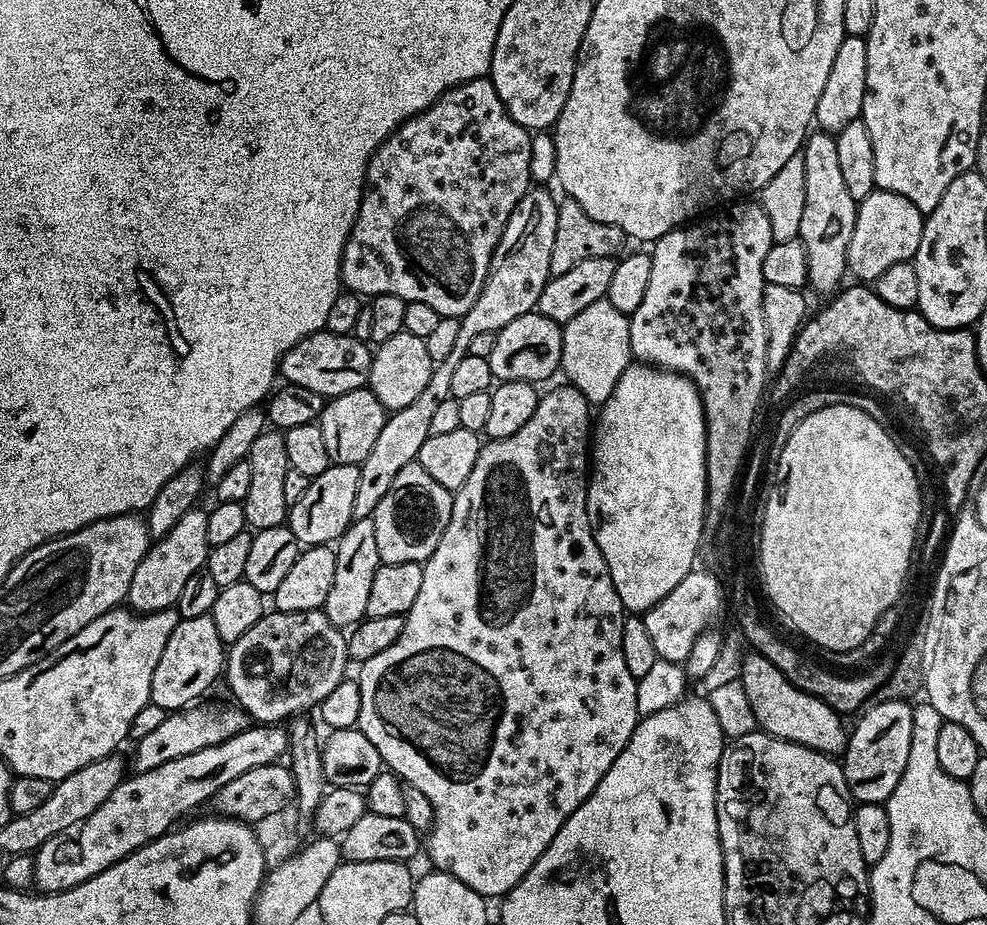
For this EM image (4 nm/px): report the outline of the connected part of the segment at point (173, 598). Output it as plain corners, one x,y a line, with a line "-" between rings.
195,506
182,514
182,518
174,523
174,528
157,539
142,562
138,562
138,570
134,570
134,578
130,578
130,590
126,597
127,607
131,611
143,614
176,606
189,577
207,565
210,549
206,534
208,512
201,508

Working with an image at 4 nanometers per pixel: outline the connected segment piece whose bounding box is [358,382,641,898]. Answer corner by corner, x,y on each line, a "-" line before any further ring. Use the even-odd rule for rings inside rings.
567,382
561,383
561,385
561,388
552,388
548,393
543,393
540,396
534,414
530,414
530,422
526,422
526,426
522,426
522,430
510,434
510,438
488,440
481,447
478,462
474,462
474,470
470,470
470,478
466,478
462,487
455,489
452,498
452,517
438,542
438,546
434,546
434,554
430,554
430,558
423,561
422,586
414,606
410,606
408,615
404,617
402,634
398,634
394,646
386,646
386,650
382,650
382,654
374,654
374,658
363,661
361,668
364,669
358,673
360,689
362,690
362,710
358,721
360,732
366,734
366,738
370,738
370,742
374,742
374,750
378,750
381,761
391,771
395,772
403,783
418,786
418,790
422,790
422,794
426,794
426,798
430,798
432,827
426,833
426,856
428,852
429,858
432,859
431,867
437,872
445,872
454,878
458,878
458,882
466,882
466,886
470,886
470,890
474,890
479,896
485,898
503,897
532,869
534,862
538,862
538,858
544,853
546,846
550,846
554,834
558,834
558,830
564,825
566,818
570,818
570,814
574,814
574,810
578,810
578,806
582,806
582,802
598,786
598,782
604,777
606,770
610,770
614,758
618,758
618,754
626,746
630,734
634,734
636,725
641,719
638,710
638,694
636,693
637,677
634,672
632,676
631,670
628,669
628,660
624,657
624,616
626,617
626,610
614,590
610,570
606,566
606,558
602,558
602,550
598,550
598,542
594,542
594,534
588,521
590,429
594,424
594,416
593,413
588,413
590,411
588,400
577,388
572,387

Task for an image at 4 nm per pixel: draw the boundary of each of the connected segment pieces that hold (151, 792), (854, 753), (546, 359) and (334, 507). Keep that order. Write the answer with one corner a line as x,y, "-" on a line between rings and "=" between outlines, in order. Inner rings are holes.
253,726
234,734
234,738
226,738
226,742
194,750
194,754
182,754
182,758
162,762
162,766
154,766
154,770
129,775
90,818
80,823
74,834
55,836
36,849
36,869
32,875
35,887
40,887
37,889
41,893
61,892
94,878
94,874
102,874
102,870
114,866
134,850
163,836
199,804
207,800
209,803
216,792
222,790
226,782
234,782
238,774
246,774
246,770
254,770
254,766
277,763
280,755
287,753
288,746
288,733
283,727
=
895,700
894,702
882,702
882,706
873,708
865,707
859,713
860,721
854,734
847,736
847,744
842,751
842,767
848,795
853,801
862,804
884,804
894,794
894,786
898,786
898,778
906,770
906,758
910,758
910,738
914,730
914,718
912,717
913,705
907,700
=
533,310
515,318
496,333
494,350
487,356
490,370
497,381
527,380
541,382
547,376
557,375
562,354
562,328
538,310
=
330,463
322,473
309,479
306,494
302,494
297,504
291,505
286,521
287,527
292,529
294,538
298,538
300,545
332,544
339,541
340,536
353,521
359,473
359,464

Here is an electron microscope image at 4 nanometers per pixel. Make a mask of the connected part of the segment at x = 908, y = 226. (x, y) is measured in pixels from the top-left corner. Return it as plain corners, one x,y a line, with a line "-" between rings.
873,190
868,197
859,201
856,206
856,221
854,222
854,234
850,234
850,246
848,247
847,271
856,275
860,282
875,282
878,274
882,274
888,267
894,266
894,262
903,260
911,261
916,255
926,216
910,202
910,198
902,198
902,194

